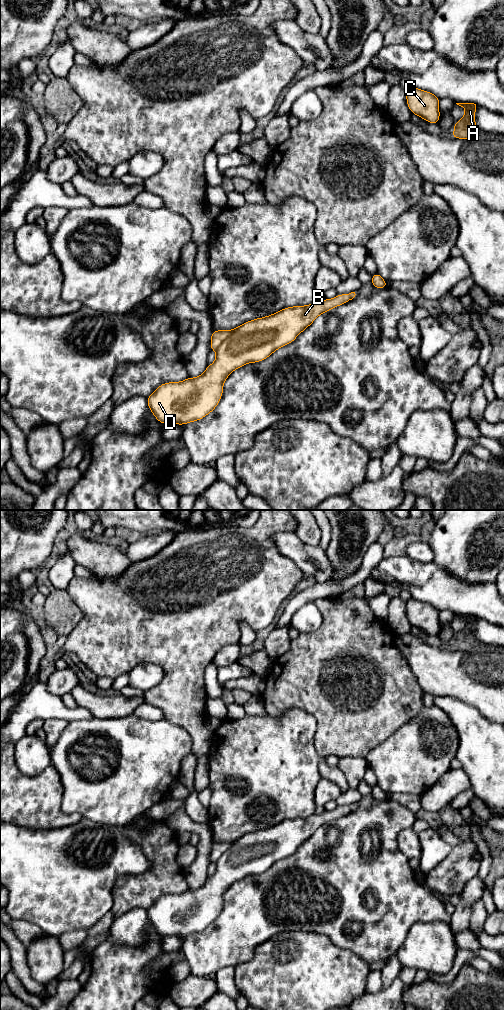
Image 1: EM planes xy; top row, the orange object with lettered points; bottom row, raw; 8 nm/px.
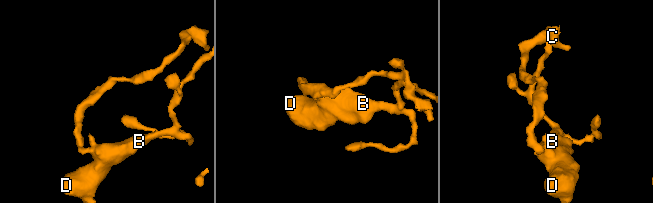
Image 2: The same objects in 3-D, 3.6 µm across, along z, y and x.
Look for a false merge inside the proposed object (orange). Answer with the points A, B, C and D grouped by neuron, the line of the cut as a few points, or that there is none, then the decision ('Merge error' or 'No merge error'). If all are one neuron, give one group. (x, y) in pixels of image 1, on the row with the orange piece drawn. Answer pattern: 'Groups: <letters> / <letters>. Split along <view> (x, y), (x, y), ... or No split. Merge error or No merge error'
Groups: A B D / C. Split along xy (232, 330), (216, 351). Merge error

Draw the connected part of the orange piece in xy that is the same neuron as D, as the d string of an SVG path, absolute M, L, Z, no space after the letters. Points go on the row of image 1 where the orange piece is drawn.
M355 292L338 294L333 299L324 299L306 306L284 308L272 315L250 320L234 328L231 335L225 339L216 351L215 361L206 367L198 377L180 381L162 383L147 397L147 404L161 424L185 425L203 419L219 404L223 395L223 385L228 376L247 363L265 360L272 353L285 345L292 343L297 336L309 327L321 314L330 311L355 297Z

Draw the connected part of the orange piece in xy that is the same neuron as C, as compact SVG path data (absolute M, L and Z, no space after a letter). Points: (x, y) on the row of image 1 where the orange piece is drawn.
M414 86L406 90L409 110L431 124L437 124L440 120L439 100L440 98L433 93Z

